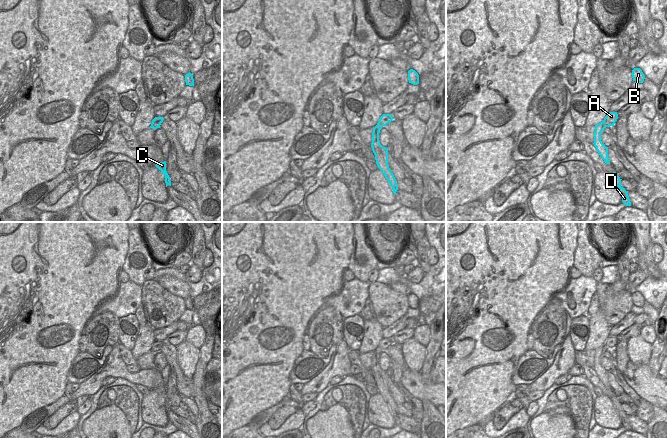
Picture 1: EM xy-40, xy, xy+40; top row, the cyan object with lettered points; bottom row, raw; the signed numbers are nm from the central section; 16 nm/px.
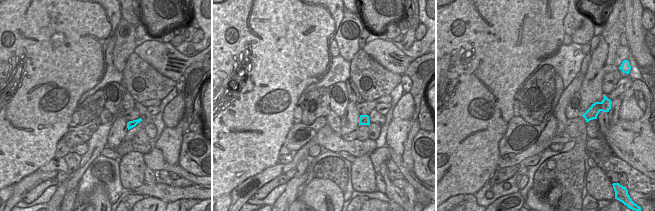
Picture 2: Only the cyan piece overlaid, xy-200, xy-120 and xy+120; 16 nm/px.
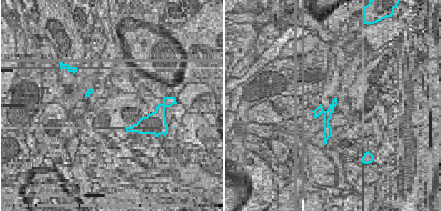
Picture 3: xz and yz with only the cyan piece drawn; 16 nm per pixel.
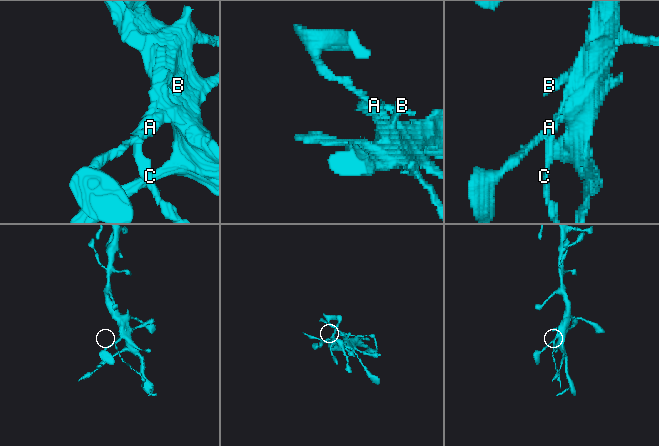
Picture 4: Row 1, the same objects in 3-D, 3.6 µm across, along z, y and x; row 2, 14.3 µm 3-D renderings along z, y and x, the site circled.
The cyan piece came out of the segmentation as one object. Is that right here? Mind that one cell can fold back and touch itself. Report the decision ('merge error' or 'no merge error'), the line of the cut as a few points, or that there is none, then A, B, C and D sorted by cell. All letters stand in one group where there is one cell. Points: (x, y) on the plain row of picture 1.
merge error; cut xy (379, 352), (376, 363), (372, 367); groups A B / C D

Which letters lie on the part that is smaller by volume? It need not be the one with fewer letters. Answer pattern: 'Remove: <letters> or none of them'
Remove: C, D

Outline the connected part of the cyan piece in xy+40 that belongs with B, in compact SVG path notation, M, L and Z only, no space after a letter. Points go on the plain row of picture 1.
M634 292L632 294L632 302L633 302L633 305L637 307L643 307L645 303L645 299L643 298L640 292Z

